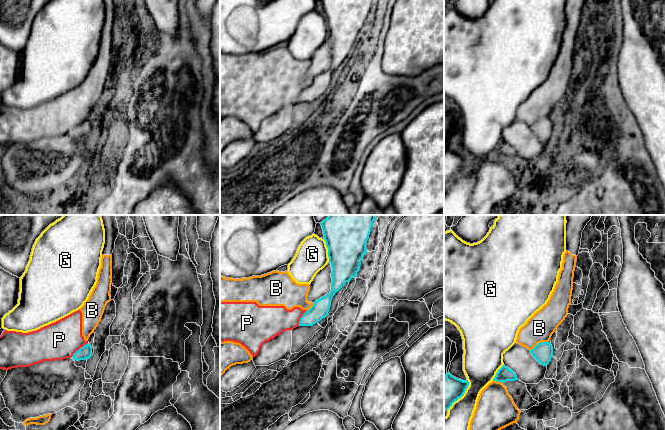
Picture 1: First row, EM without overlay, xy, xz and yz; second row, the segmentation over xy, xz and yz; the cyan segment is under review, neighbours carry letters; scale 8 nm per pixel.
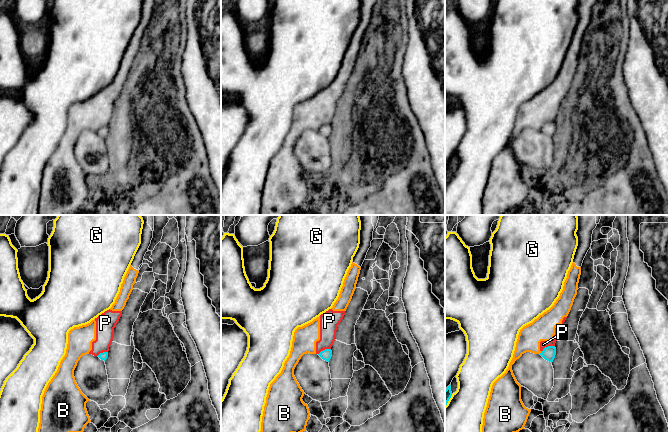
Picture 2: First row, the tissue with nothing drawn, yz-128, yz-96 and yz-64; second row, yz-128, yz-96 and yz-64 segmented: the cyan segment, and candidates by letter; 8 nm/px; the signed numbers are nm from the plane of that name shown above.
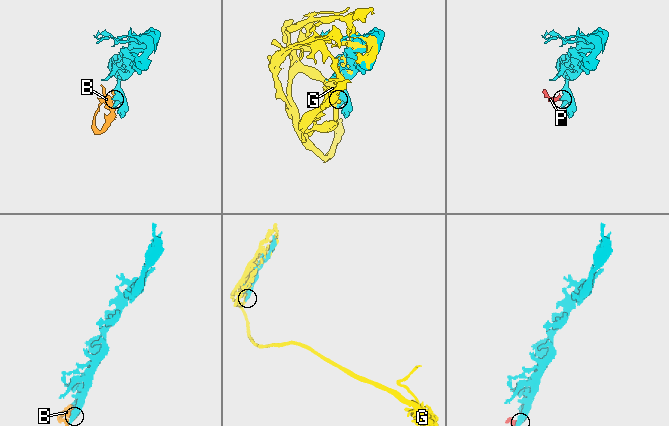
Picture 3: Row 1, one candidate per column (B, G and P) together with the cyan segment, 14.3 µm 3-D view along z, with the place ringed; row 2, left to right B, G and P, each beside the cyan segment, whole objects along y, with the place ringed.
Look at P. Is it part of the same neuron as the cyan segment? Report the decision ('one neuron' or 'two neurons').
two neurons

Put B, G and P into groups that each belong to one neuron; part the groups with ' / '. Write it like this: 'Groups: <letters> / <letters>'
Groups: B P / G

